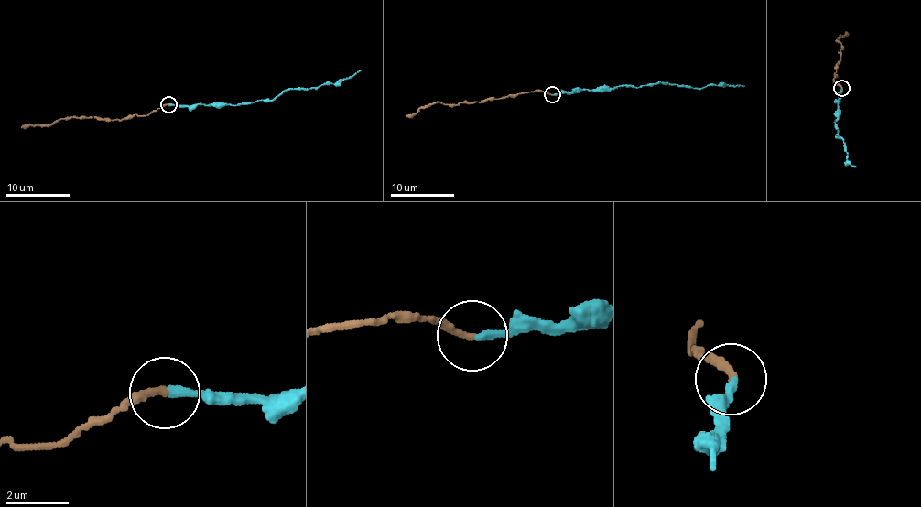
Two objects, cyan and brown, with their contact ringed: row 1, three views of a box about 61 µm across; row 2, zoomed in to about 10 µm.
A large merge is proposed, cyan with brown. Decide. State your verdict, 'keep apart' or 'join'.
join

